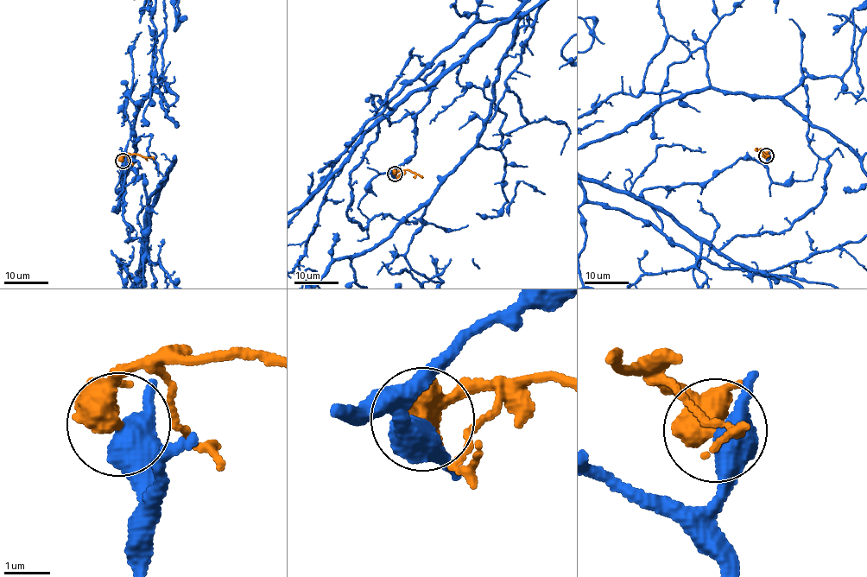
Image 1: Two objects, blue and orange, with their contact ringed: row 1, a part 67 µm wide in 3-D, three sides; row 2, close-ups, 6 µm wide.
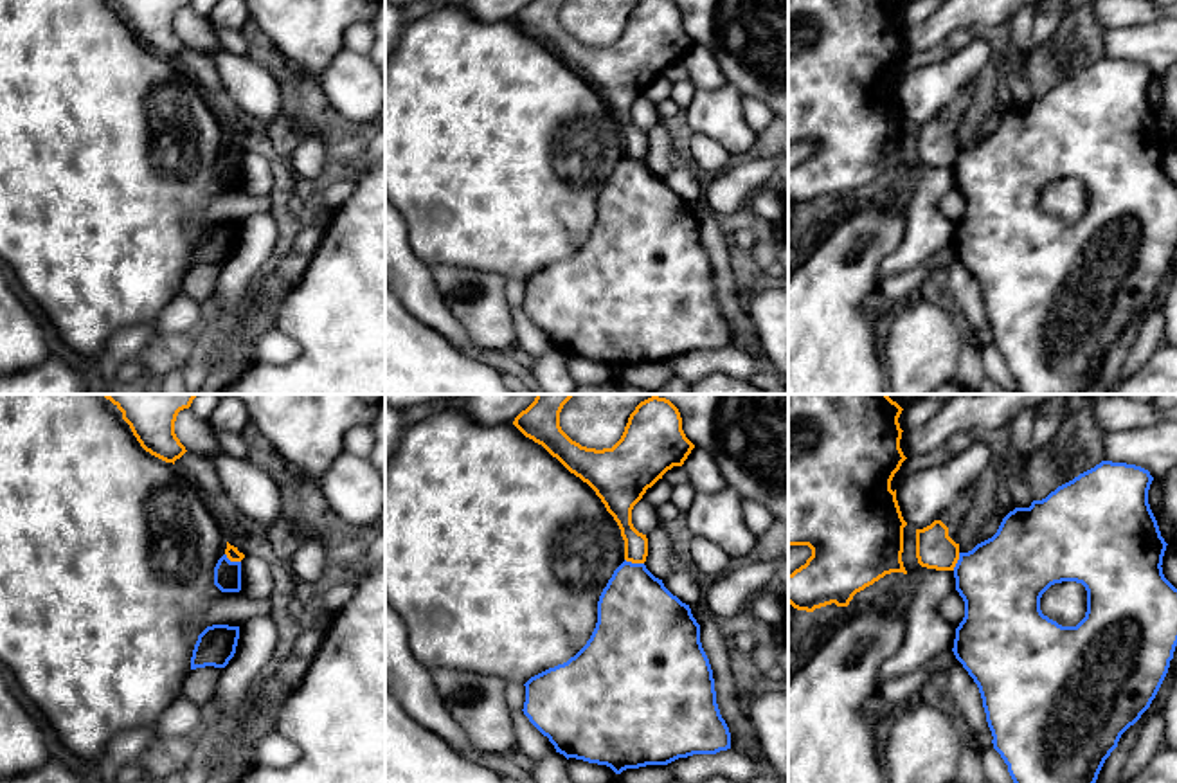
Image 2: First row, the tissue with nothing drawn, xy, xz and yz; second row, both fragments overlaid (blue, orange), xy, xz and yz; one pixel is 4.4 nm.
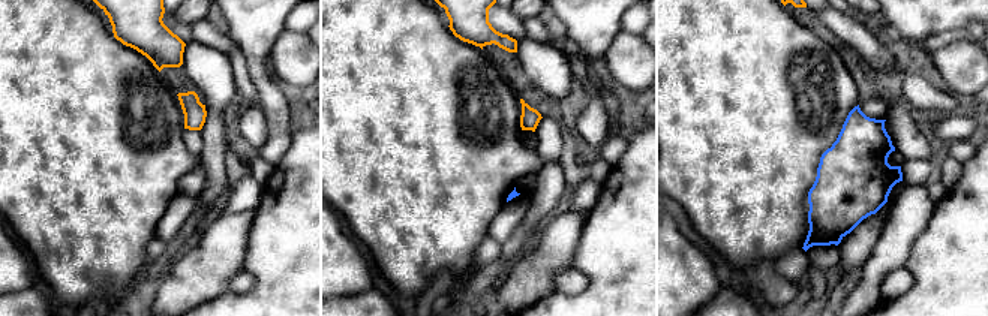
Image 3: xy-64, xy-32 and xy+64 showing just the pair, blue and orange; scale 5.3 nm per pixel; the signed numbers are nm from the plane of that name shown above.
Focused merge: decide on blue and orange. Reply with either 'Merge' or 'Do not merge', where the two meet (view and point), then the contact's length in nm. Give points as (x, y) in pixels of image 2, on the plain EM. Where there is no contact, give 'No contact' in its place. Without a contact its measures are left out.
Do not merge. Touches blue at xz (634, 161). Shared border 90 nm

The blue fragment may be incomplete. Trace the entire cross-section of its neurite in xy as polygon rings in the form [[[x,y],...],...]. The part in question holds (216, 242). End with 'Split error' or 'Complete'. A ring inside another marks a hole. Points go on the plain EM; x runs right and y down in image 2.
[[[212,221],[200,232],[193,247],[191,266],[214,263],[225,265],[236,250],[239,223]]]. Complete

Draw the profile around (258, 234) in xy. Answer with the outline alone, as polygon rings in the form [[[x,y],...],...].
[[[263,209],[239,223],[234,254],[223,265],[207,317],[218,324],[232,317],[247,302],[263,265],[270,259],[281,227],[272,211]]]

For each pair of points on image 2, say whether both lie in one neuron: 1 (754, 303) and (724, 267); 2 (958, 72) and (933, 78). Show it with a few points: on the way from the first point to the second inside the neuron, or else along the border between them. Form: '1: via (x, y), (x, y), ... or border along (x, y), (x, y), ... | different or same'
1: border along (742, 292), (742, 308), (758, 332) | different
2: via (952, 76), (938, 78) | same

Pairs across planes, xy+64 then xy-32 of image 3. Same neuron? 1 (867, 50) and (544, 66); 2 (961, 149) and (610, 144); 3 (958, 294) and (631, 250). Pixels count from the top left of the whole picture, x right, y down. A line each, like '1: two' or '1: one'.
1: one
2: one
3: one

